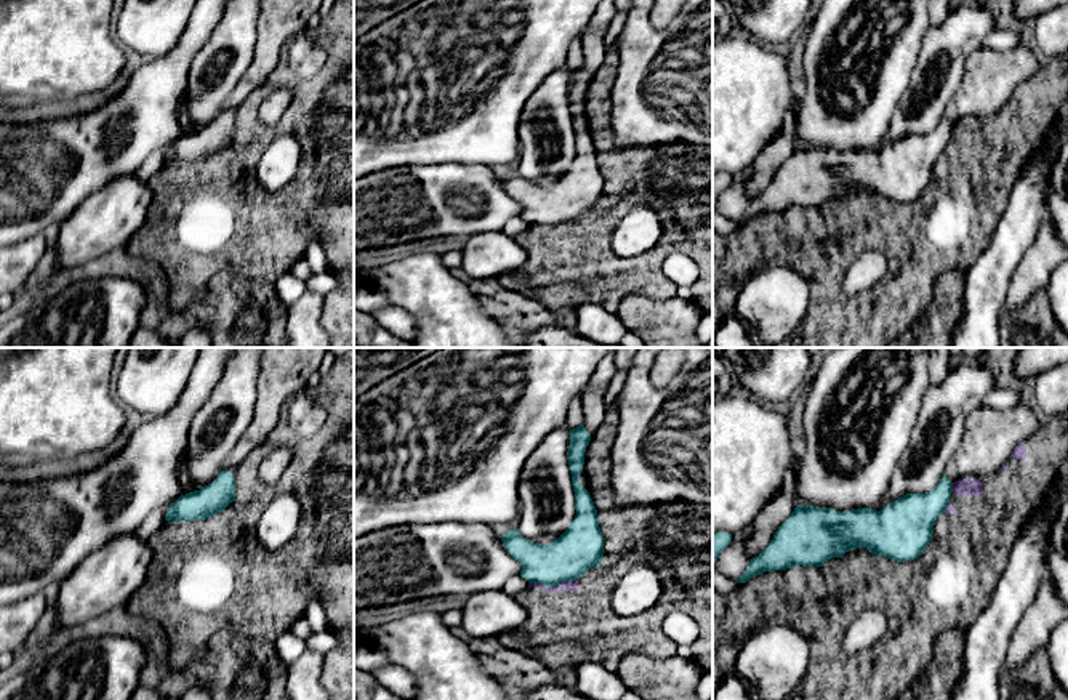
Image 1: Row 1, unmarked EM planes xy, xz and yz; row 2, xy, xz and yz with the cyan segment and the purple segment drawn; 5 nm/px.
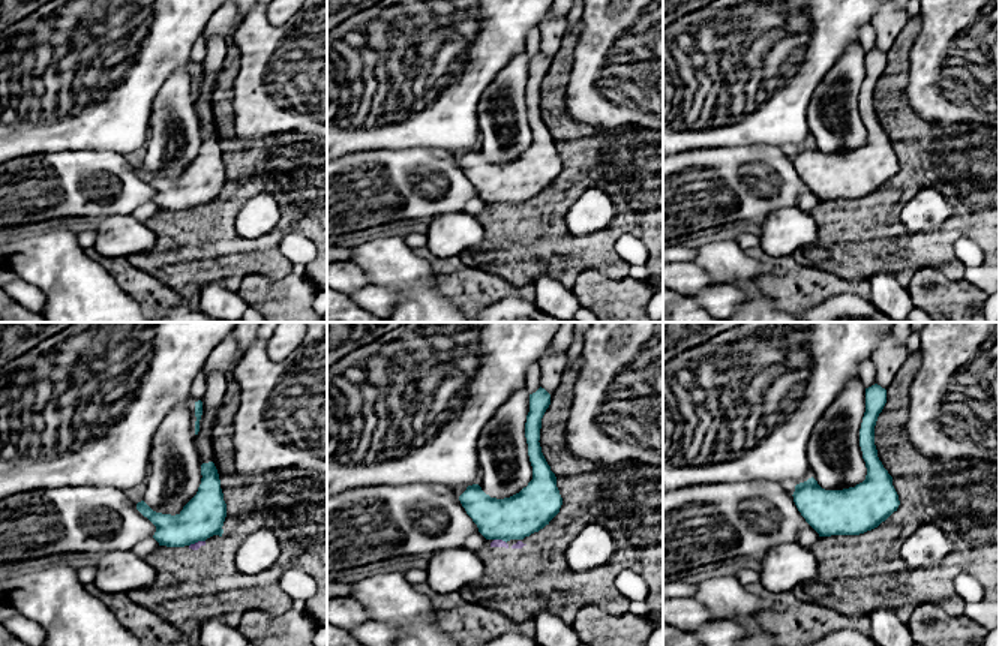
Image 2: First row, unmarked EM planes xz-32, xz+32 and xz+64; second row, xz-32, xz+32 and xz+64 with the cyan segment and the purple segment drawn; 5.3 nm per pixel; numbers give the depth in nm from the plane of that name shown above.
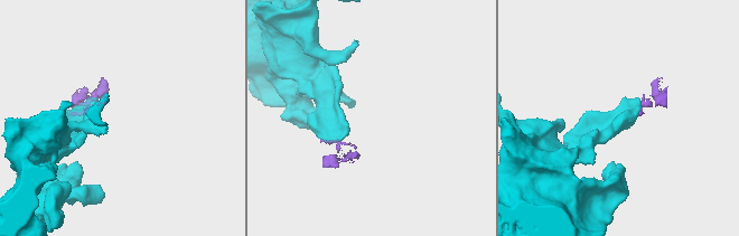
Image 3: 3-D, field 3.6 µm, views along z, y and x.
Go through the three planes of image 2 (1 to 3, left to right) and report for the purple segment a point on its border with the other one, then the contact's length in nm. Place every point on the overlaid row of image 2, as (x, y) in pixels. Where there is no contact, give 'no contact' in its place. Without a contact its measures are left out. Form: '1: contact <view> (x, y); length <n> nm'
1: contact xz-32 (197, 541); length 90 nm
2: contact xz+32 (500, 538); length 80 nm
3: no contact

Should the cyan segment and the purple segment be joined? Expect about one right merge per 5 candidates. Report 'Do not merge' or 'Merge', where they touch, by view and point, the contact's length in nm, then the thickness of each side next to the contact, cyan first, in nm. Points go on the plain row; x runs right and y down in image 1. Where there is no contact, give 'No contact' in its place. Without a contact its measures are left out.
Do not merge. Touches cyan at xz (551, 228). Shared border 240 nm. Thickness 220 nm (cyan) against 50 nm

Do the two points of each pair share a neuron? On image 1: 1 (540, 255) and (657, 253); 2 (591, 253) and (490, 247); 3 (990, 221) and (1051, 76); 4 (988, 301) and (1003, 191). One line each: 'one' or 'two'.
1: one
2: two
3: one
4: two

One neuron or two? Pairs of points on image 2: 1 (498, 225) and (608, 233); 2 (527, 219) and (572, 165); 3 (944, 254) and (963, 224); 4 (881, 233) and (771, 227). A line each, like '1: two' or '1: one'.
1: one
2: one
3: one
4: two

